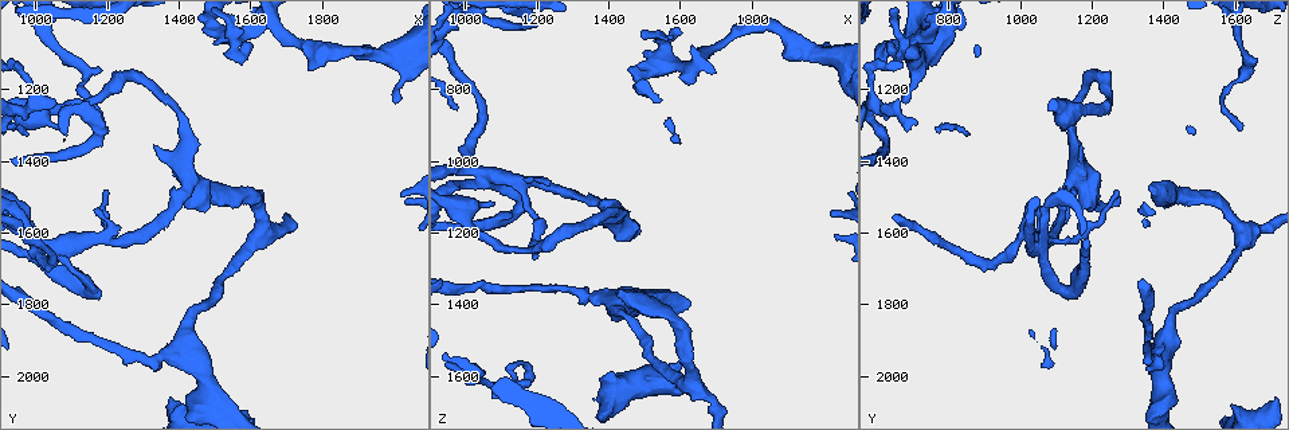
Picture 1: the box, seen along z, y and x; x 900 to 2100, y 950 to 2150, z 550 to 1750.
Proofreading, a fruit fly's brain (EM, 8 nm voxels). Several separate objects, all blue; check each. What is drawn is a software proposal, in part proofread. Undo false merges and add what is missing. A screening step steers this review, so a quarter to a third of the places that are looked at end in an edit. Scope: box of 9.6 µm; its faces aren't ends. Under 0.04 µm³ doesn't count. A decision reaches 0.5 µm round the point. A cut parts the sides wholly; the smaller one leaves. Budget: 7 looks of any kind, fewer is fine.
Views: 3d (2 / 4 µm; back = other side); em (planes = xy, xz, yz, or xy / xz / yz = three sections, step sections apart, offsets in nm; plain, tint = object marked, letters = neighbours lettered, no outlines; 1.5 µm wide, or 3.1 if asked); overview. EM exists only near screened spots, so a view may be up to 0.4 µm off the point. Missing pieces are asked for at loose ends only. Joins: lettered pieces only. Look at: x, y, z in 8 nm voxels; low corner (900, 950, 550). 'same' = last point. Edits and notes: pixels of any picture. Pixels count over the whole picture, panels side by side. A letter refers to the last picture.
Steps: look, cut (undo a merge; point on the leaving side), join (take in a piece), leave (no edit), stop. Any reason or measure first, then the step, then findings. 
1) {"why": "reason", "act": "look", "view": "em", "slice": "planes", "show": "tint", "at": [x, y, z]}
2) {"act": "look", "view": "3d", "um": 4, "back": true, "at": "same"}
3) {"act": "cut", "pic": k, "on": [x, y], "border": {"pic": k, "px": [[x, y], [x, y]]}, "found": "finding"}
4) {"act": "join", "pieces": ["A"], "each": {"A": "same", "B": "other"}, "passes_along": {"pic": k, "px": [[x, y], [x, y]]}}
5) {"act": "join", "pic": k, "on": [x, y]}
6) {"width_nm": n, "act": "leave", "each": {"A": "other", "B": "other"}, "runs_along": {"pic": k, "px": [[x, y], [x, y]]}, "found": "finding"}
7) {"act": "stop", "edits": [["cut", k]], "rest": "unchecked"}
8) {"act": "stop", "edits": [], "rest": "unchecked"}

{"why": "thin end", "act": "look", "view": "3d", "um": 2, "at": [1200, 1480, 1280]}

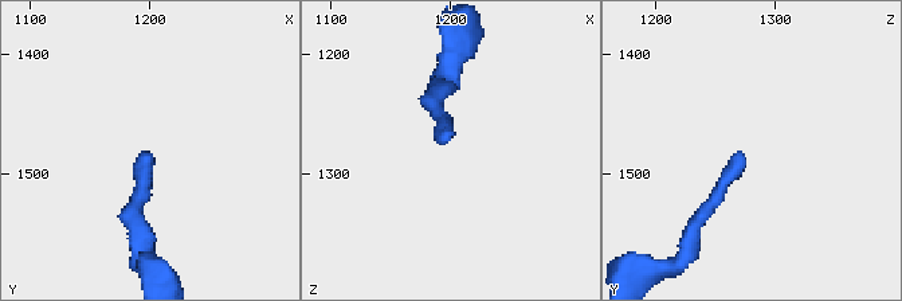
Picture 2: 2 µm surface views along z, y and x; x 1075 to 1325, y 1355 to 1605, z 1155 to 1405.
{"why": "now the EM", "act": "look", "view": "em", "slice": "planes", "show": "tint", "at": [1190, 1480, 1274]}

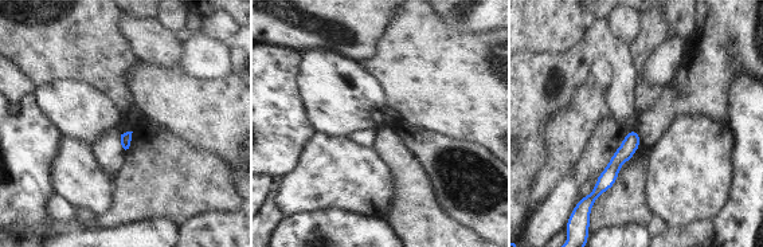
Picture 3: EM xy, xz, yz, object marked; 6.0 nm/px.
{"why": "what lies round it", "act": "look", "view": "em", "slice": "planes", "show": "letters", "at": "same"}

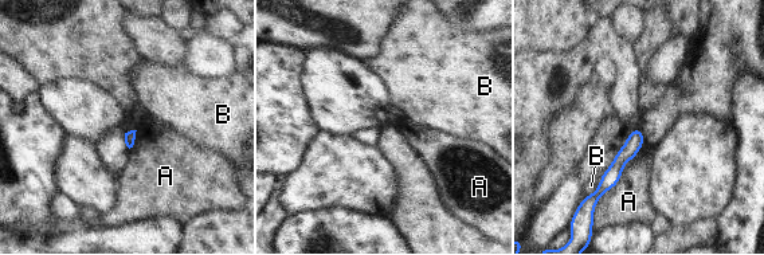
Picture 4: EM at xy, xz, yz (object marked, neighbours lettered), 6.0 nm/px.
{"longest_contact_nm": ["A", 300], "act": "leave", "each": {"A": "other", "B": "other"}, "found": "no lettered piece goes on from it"}

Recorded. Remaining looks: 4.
{"why": "thin neck", "act": "look", "view": "em", "slice": "planes", "show": "letters", "at": [1070, 1090, 1630]}

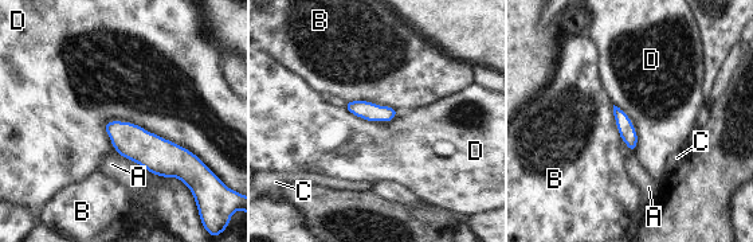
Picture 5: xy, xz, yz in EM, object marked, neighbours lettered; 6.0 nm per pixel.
{"width_nm": 100, "act": "leave", "each": {"A": "other", "B": "other", "C": "other", "D": "other"}, "border": {"pic": 5, "px": [[104, 124], [134, 123], [204, 163]]}, "found": "continuous, no second cell"}

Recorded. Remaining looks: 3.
{"act": "look", "view": "3d", "um": 4, "at": [1590, 1070, 630]}

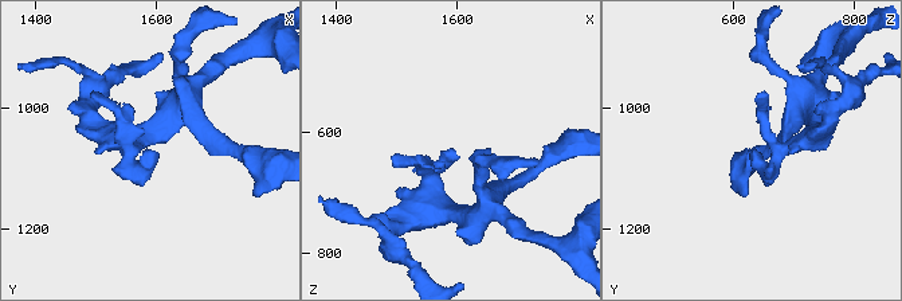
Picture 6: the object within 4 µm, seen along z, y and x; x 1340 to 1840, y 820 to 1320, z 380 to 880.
{"why": "shape alone is not enough", "act": "look", "view": "em", "slice": "xz", "step": 8, "show": "tint", "at": [1605, 1070, 635]}

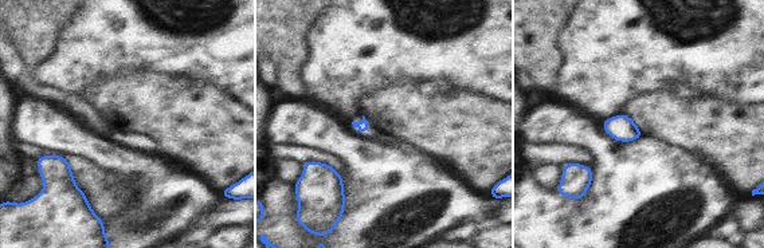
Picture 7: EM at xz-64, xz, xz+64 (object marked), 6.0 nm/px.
{"act": "look", "view": "em", "slice": "planes", "show": "letters", "at": "same"}

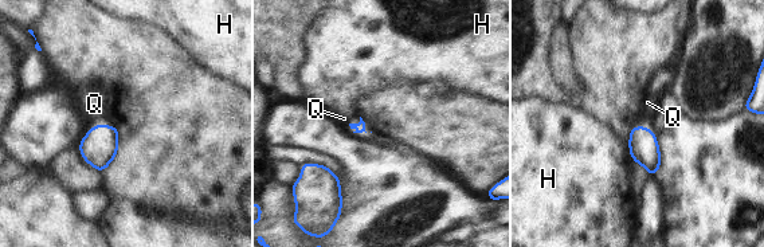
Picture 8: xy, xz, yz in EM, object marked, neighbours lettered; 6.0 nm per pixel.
{"act": "leave", "each": {"H": "other", "Q": "other"}, "border": {"pic": 8, "px": [[626, 142], [630, 156]]}, "found": "no lettered piece goes on from it"}

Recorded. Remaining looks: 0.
{"act": "stop", "edits": [], "rest": "unchecked"}

